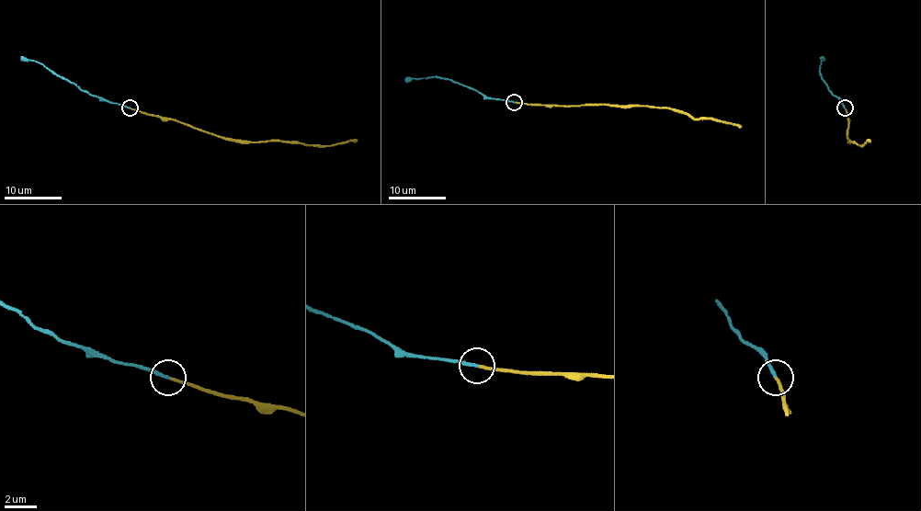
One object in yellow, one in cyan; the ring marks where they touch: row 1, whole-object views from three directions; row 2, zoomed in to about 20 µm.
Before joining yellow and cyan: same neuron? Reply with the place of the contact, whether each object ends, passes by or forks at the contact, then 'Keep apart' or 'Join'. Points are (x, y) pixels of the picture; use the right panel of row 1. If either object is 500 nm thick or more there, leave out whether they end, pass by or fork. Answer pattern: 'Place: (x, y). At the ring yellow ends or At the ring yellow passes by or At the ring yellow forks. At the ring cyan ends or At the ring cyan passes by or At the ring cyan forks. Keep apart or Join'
Place: (845, 107). At the ring yellow ends. At the ring cyan ends. Join

